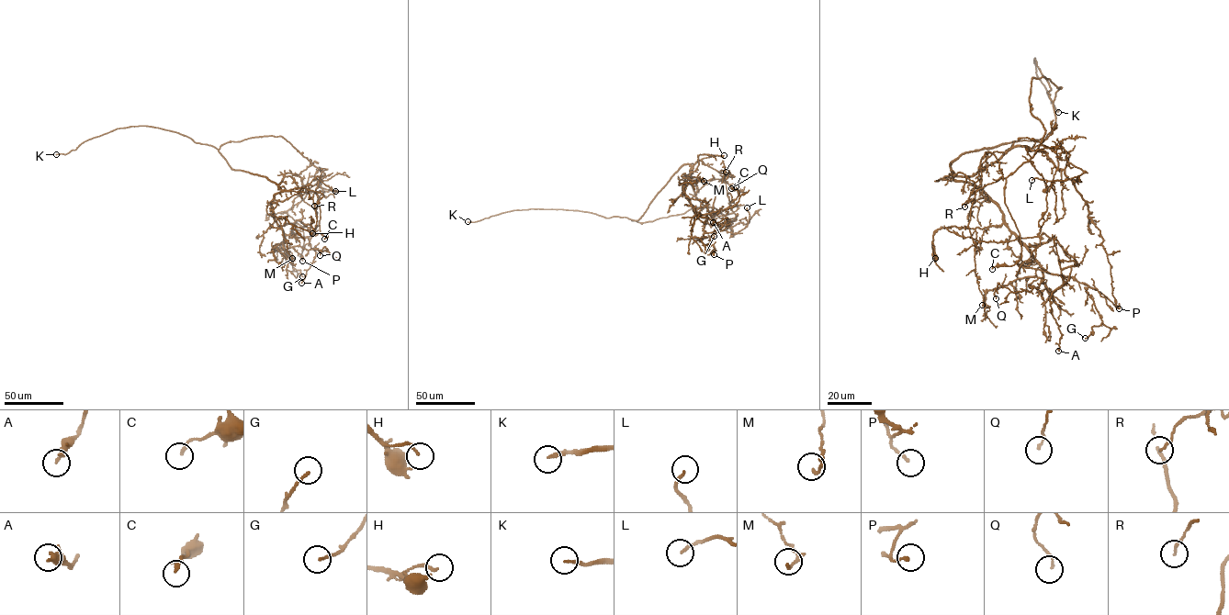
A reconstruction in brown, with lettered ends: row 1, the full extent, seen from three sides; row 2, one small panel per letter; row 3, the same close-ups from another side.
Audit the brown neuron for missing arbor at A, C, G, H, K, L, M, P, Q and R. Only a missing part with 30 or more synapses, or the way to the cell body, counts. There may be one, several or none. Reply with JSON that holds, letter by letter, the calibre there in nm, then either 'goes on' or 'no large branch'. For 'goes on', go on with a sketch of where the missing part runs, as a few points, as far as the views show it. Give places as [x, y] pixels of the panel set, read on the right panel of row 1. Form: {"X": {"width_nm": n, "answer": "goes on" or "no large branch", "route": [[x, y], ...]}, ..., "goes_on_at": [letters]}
{"A": {"width_nm": 320, "answer": "no large branch"}, "C": {"width_nm": 170, "answer": "no large branch"}, "G": {"width_nm": 130, "answer": "no large branch"}, "H": {"width_nm": 130, "answer": "no large branch"}, "K": {"width_nm": 180, "answer": "goes on", "route": [[1058, 112], [1064, 101], [1057, 95], [1065, 109], [1058, 118], [1064, 128], [1065, 167], [1010, 192], [1002, 189]]}, "L": {"width_nm": 130, "answer": "no large branch"}, "M": {"width_nm": 140, "answer": "no large branch"}, "P": {"width_nm": 130, "answer": "no large branch"}, "Q": {"width_nm": 110, "answer": "no large branch"}, "R": {"width_nm": 120, "answer": "no large branch"}, "goes_on_at": ["K"]}

